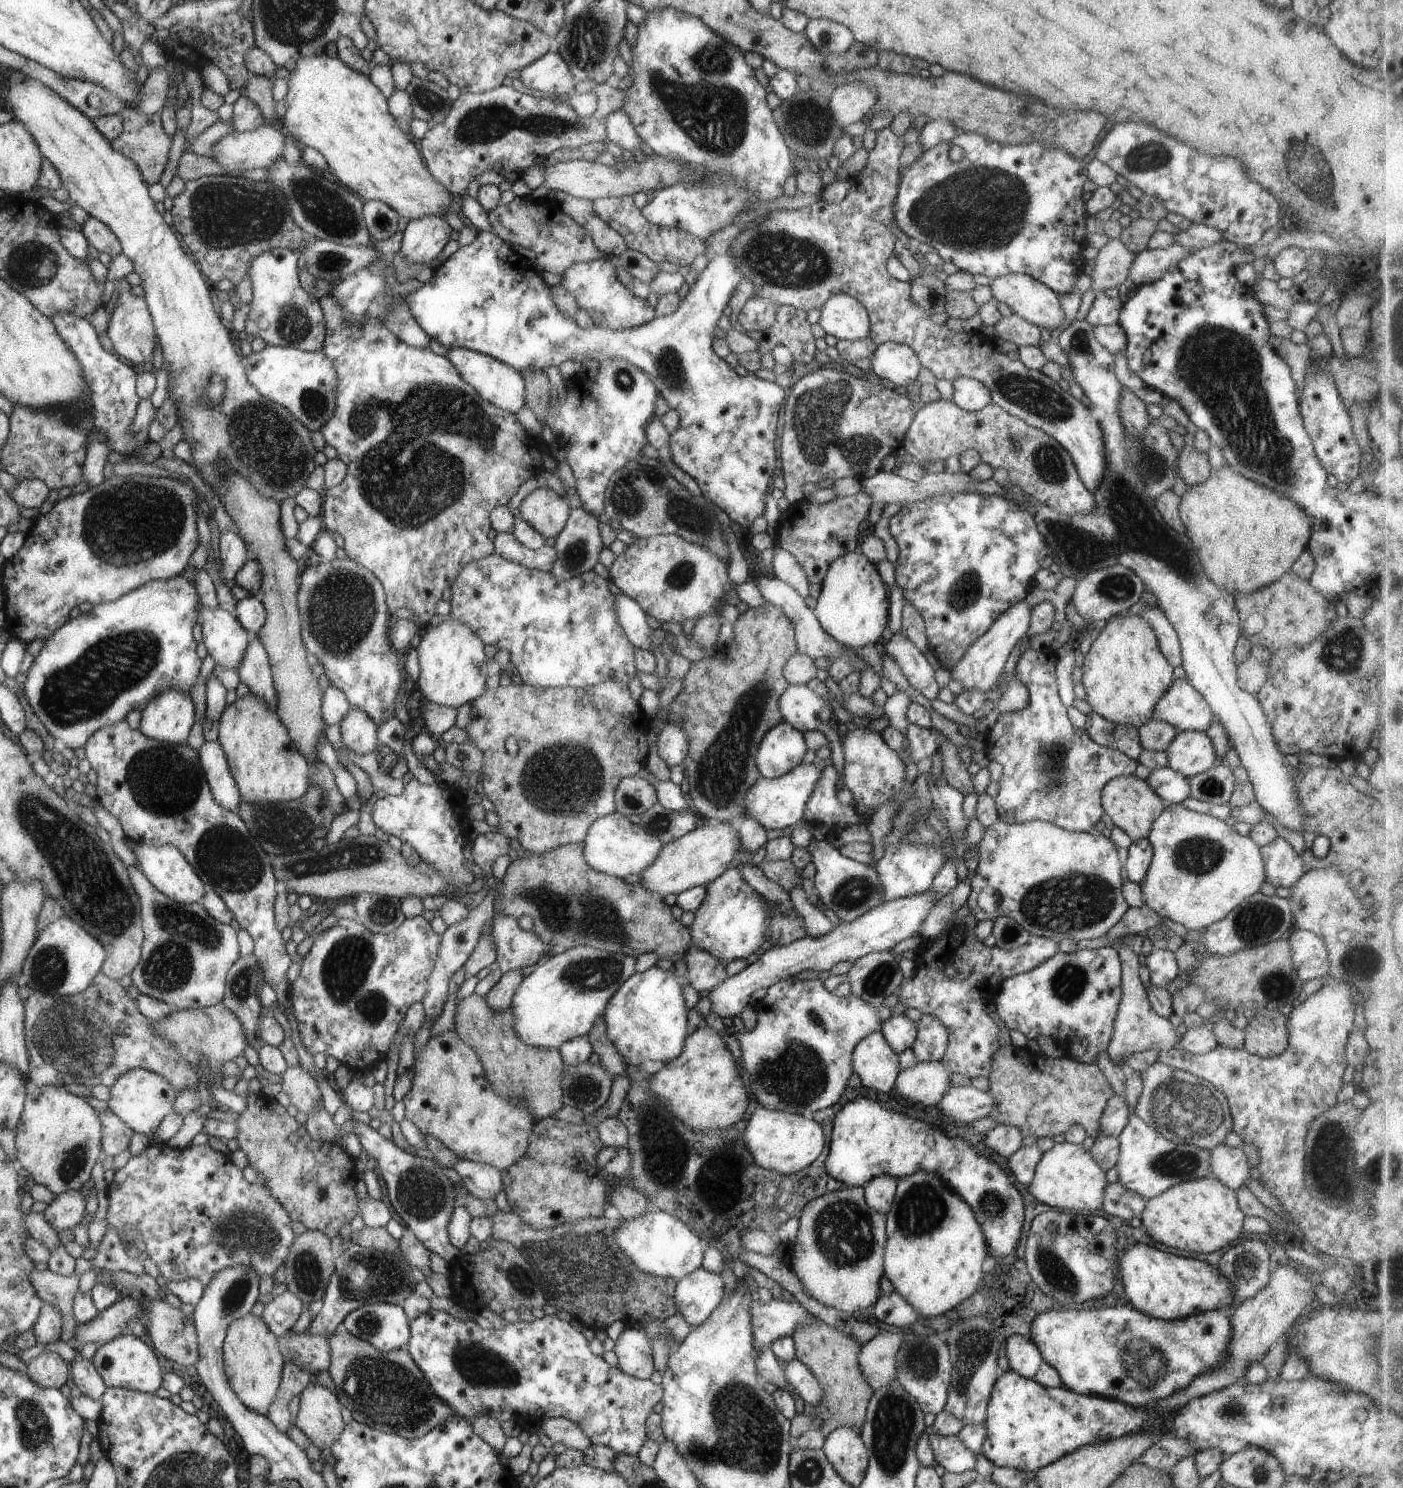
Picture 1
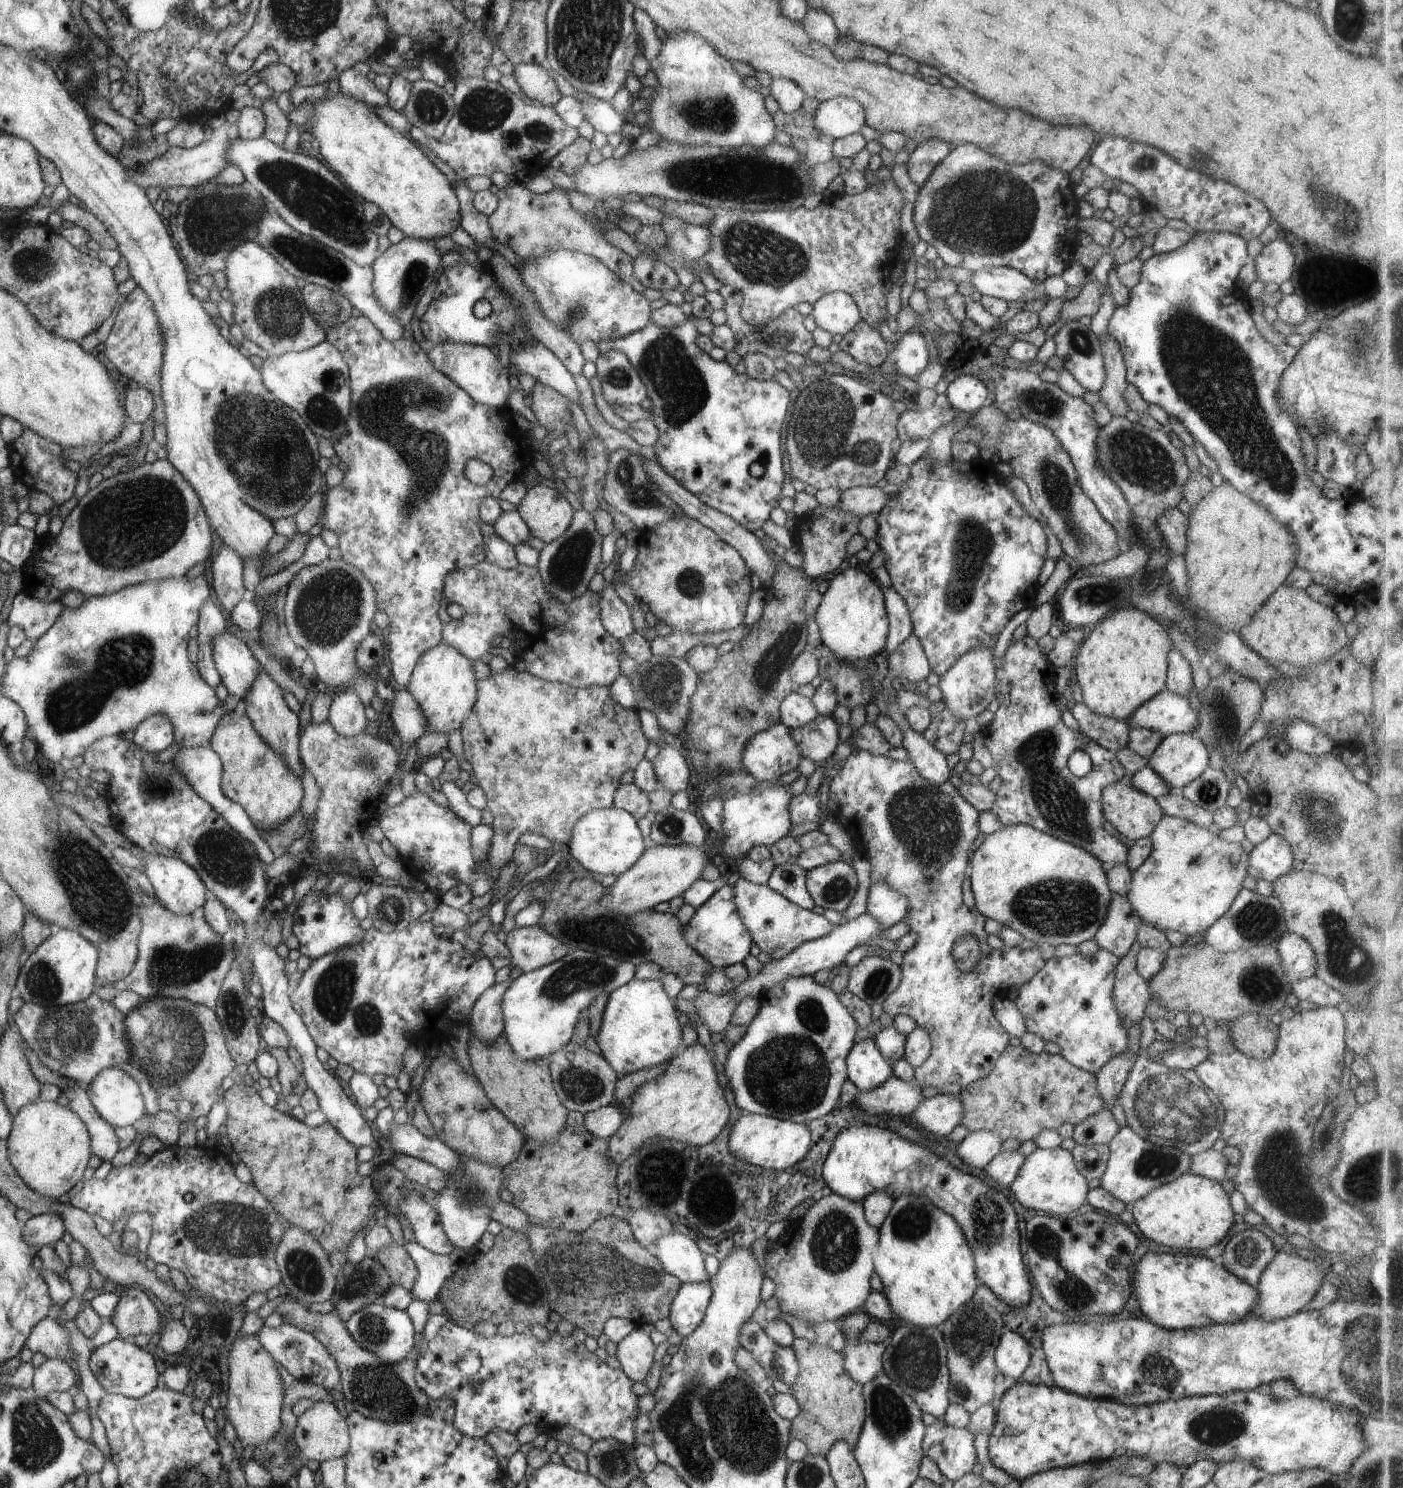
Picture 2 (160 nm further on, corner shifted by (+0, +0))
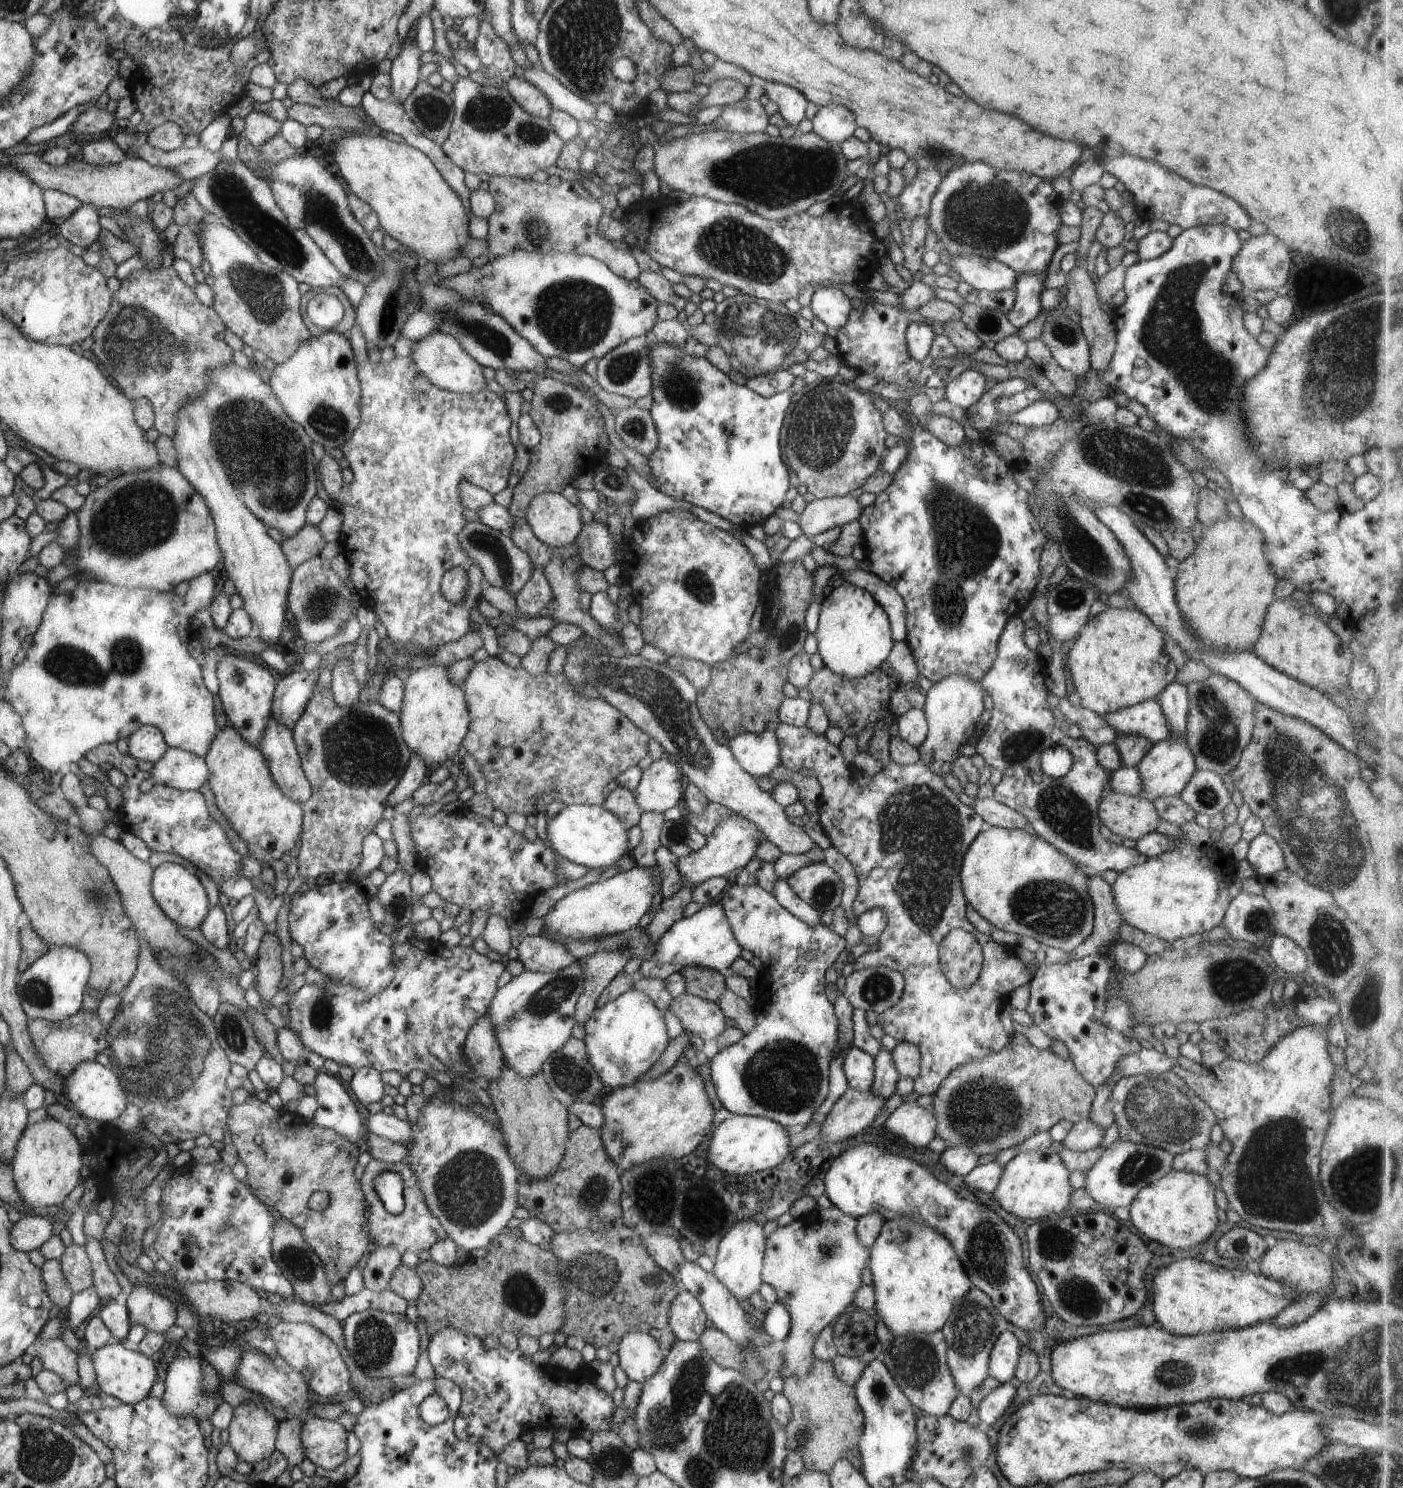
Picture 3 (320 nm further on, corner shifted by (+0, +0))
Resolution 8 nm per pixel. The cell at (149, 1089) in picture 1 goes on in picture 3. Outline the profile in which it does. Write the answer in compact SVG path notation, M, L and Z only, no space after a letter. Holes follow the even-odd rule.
M95 1060L81 1062L73 1073L63 1080L62 1093L83 1117L92 1118L92 1120L102 1123L104 1127L108 1126L108 1122L118 1118L129 1104L126 1100L126 1093L121 1087L118 1072L112 1068L104 1068L104 1065L100 1066Z

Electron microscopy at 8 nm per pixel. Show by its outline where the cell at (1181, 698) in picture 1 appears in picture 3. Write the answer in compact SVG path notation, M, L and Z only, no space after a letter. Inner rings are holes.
M1157 699L1144 701L1103 715L1103 721L1119 735L1144 737L1153 743L1169 738L1170 726Z

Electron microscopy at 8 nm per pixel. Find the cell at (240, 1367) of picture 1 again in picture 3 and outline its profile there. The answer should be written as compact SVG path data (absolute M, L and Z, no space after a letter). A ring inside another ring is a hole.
M258 1404L236 1406L229 1425L228 1444L237 1452L240 1461L258 1464L274 1452L280 1422L264 1412Z

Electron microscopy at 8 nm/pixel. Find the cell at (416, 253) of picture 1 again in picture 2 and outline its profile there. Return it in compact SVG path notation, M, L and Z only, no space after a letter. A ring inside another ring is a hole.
M404 237L393 245L383 244L379 255L373 262L373 289L376 300L382 308L396 317L405 327L410 324L416 304L431 281L437 276L441 254L435 248L436 241L425 241Z

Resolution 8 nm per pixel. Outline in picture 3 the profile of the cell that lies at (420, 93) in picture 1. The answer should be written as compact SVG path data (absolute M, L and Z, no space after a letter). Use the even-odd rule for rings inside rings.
M420 80L401 105L426 138L439 145L449 138L455 102L439 87Z

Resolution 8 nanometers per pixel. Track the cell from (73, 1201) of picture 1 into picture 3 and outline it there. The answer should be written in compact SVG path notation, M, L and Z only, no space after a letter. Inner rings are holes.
M24 1215L10 1231L13 1247L25 1253L40 1248L52 1235L53 1224L40 1215Z

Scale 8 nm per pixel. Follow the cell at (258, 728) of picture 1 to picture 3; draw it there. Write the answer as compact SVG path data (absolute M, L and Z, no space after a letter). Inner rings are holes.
M226 725L214 738L205 761L216 806L226 816L229 826L246 842L251 857L263 865L262 868L272 860L280 860L298 844L300 832L303 832L302 807L282 794L273 781L268 760L258 746L249 745L238 729Z

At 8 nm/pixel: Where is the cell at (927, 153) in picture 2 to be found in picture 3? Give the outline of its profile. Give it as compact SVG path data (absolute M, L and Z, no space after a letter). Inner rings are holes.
M935 168L921 171L918 169L912 182L907 184L900 196L896 198L902 211L900 222L905 218L926 218L932 197L943 177L943 174Z

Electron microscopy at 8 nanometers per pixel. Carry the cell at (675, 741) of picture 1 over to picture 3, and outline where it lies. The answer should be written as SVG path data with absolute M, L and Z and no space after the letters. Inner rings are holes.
M661 758L658 761L654 761L648 766L648 769L643 771L638 786L635 786L632 791L639 808L642 809L643 812L663 814L668 808L681 805L684 790L682 788L683 774L678 768L679 766L676 763Z

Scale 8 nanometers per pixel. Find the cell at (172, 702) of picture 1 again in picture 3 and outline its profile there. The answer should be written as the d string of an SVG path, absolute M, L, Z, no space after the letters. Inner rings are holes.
M144 725L128 737L128 752L137 760L160 761L169 746L161 730Z

